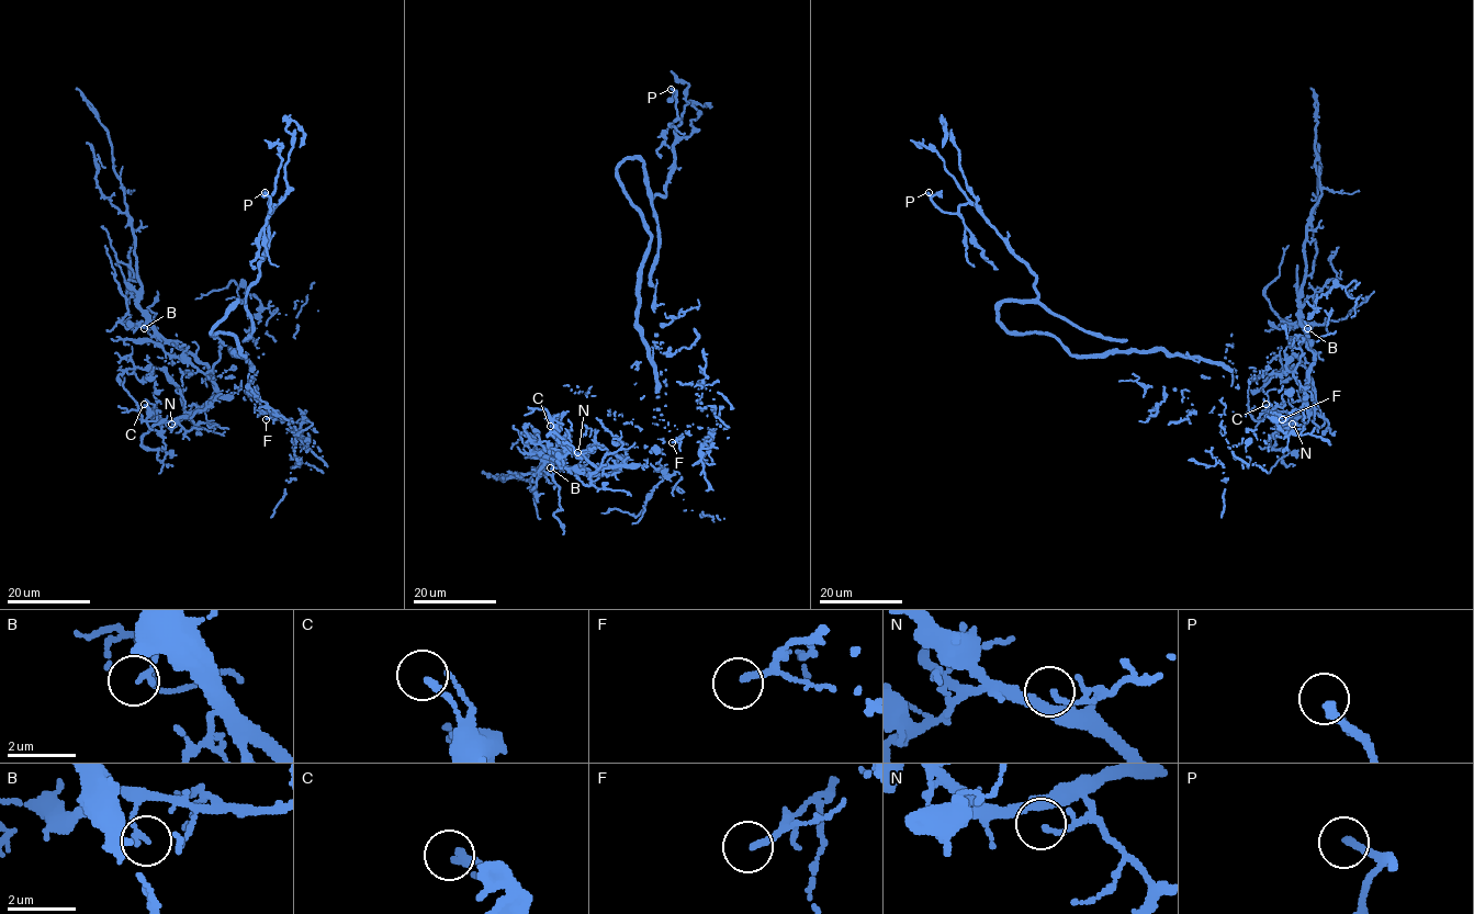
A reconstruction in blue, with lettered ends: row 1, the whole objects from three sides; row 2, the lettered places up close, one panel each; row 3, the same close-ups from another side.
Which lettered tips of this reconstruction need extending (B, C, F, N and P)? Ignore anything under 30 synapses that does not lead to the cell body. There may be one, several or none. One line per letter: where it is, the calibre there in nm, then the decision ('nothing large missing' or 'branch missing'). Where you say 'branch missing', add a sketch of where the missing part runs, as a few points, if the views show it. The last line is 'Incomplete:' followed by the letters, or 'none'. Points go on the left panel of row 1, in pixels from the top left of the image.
B: (144, 328) | 150 nm | nothing large missing
C: (144, 404) | 200 nm | nothing large missing
F: (266, 419) | 180 nm | nothing large missing
N: (171, 424) | 120 nm | nothing large missing
P: (265, 192) | 200 nm | branch missing | (265, 192), (261, 192), (262, 216), (270, 235)
Incomplete: P

